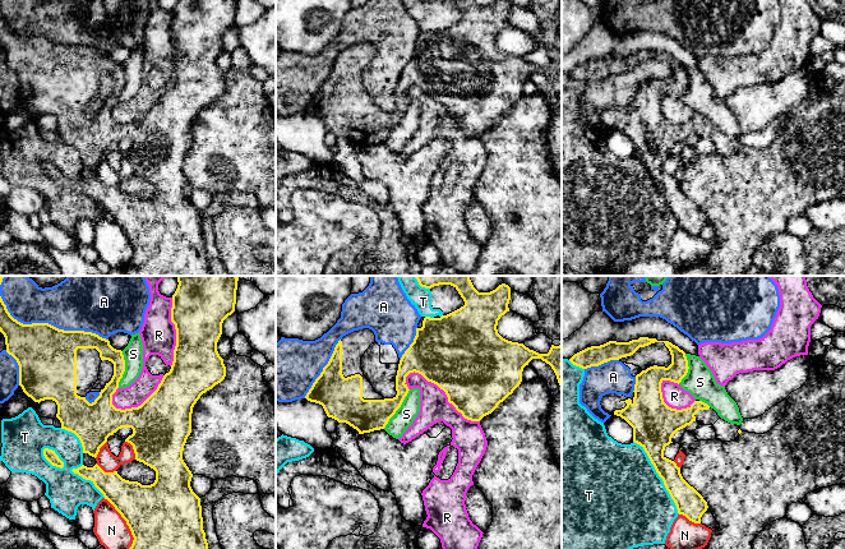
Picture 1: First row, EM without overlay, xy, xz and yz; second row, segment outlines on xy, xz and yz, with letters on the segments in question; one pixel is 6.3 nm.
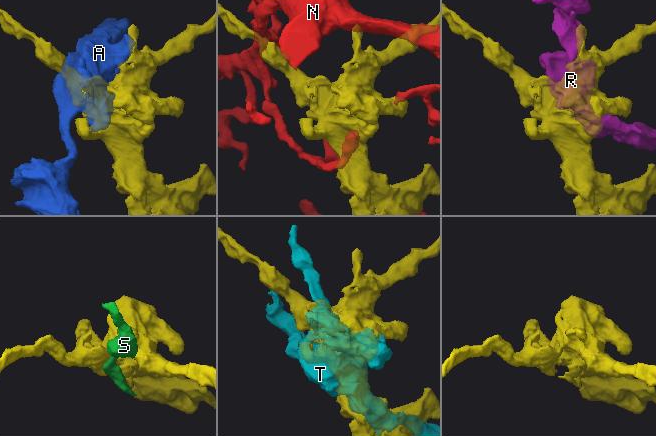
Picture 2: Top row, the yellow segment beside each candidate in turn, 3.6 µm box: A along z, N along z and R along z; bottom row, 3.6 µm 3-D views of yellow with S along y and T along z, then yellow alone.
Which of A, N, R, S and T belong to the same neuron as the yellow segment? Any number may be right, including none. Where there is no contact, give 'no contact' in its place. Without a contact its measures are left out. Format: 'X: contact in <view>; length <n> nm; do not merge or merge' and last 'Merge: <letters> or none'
A: contact in xy; length 750 nm; do not merge
N: contact in xy; length 380 nm; do not merge
R: contact in xz; length 550 nm; do not merge
S: contact in xz; length 300 nm; do not merge
T: contact in yz; length 550 nm; do not merge
Merge: none

